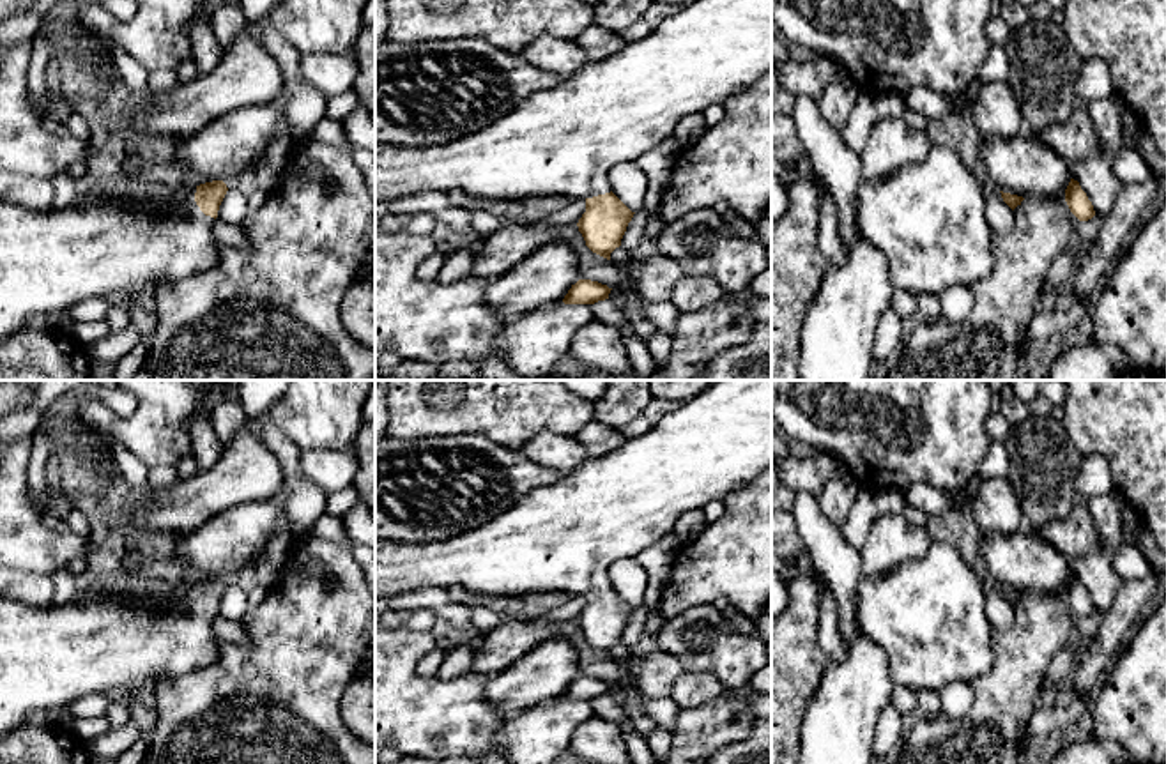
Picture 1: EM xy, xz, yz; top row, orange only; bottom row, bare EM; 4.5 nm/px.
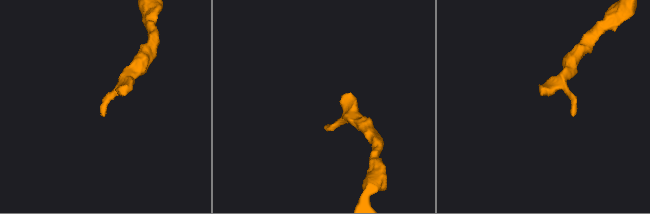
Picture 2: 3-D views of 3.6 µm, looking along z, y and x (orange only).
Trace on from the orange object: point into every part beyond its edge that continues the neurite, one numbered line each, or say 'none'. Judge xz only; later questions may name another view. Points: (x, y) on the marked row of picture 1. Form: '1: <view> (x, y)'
1: xz (558, 142)

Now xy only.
1: xy (50, 259)

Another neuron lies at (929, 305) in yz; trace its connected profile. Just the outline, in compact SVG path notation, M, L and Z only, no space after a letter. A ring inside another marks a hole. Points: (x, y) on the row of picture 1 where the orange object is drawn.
M920 294L920 295L915 295L915 299L917 299L918 311L922 311L925 318L936 320L943 317L938 295Z

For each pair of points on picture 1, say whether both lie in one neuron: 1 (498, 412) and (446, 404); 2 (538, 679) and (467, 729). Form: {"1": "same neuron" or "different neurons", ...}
{"1": "same neuron", "2": "different neurons"}

